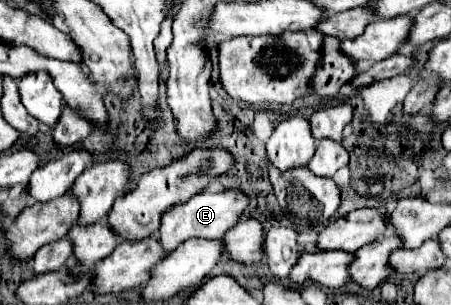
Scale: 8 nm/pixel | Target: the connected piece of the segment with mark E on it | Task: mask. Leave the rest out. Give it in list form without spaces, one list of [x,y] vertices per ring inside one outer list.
[[[220,191],[220,193],[198,193],[190,201],[182,205],[170,207],[162,213],[162,225],[158,229],[158,241],[162,243],[164,251],[174,251],[182,241],[190,237],[198,239],[222,239],[222,235],[236,225],[240,215],[248,205],[248,197],[240,191]]]

